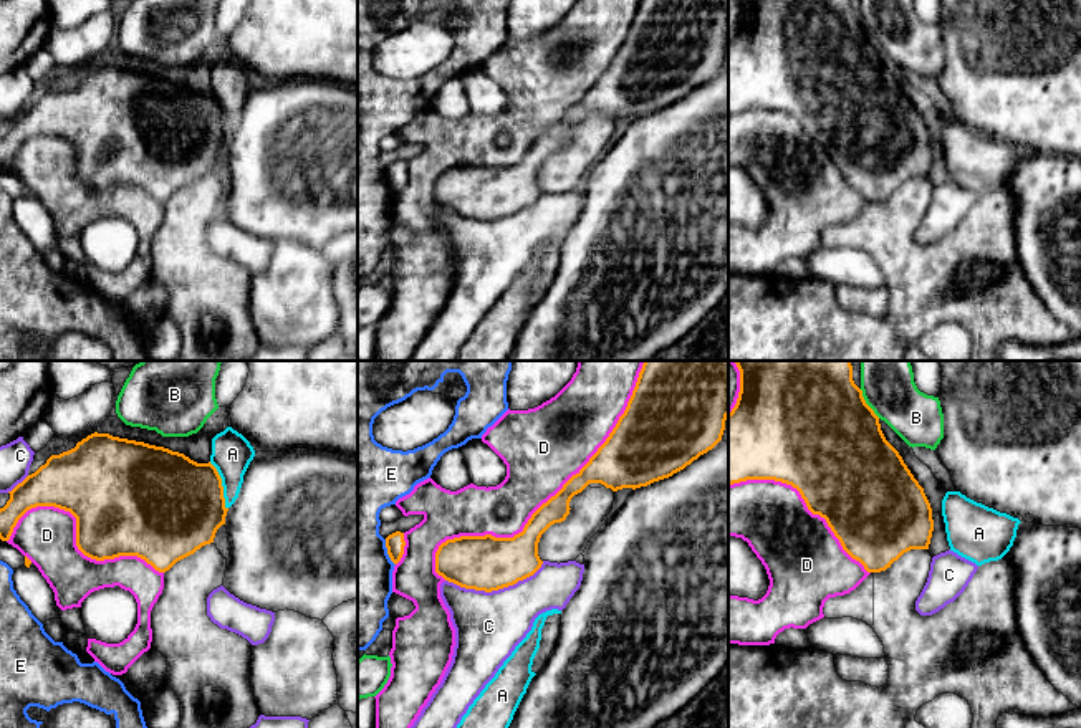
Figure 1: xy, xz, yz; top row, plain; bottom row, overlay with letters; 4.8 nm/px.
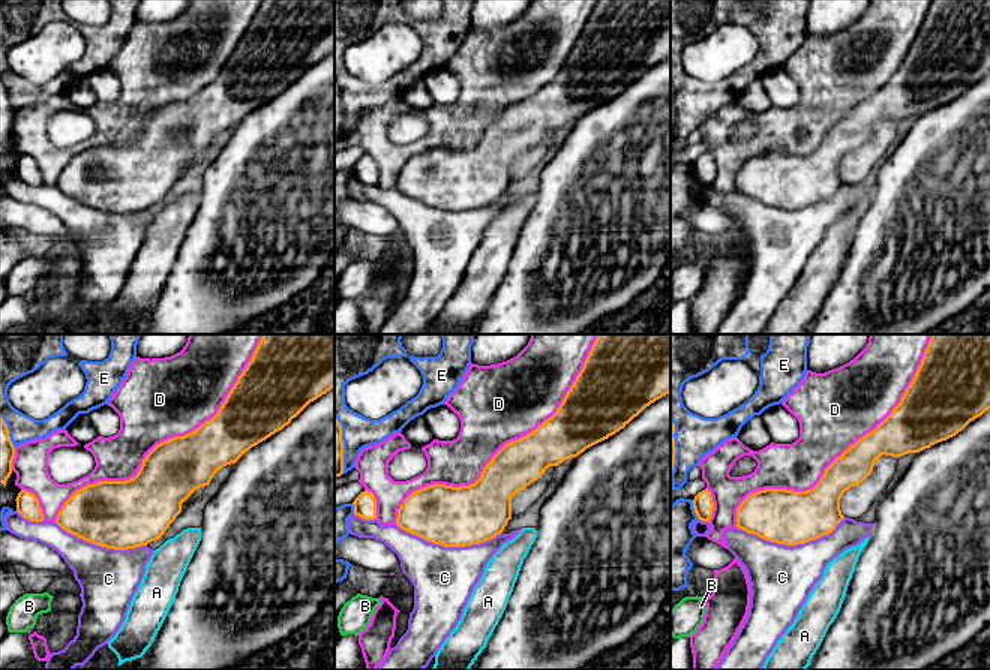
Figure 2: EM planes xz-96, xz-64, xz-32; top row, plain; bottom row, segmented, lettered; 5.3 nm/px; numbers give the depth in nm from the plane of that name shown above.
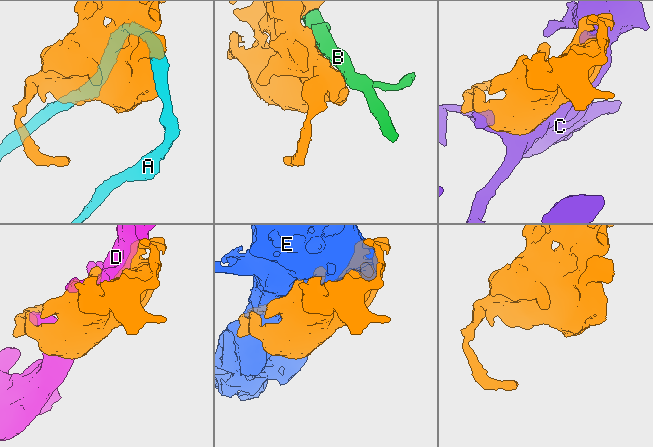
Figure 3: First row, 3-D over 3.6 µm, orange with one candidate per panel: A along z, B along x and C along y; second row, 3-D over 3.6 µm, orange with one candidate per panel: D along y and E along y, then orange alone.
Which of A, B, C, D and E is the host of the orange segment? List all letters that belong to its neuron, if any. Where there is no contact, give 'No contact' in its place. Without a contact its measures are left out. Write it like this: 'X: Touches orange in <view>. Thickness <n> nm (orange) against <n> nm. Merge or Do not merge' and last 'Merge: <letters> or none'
A: Touches orange in xy. Thickness 480 nm (orange) against 190 nm. Do not merge
B: Touches orange in yz. Thickness 500 nm (orange) against 260 nm. Do not merge
C: Touches orange in xz. Thickness 280 nm (orange) against 320 nm. Do not merge
D: Touches orange in xz. Thickness 140 nm (orange) against 380 nm. Do not merge
E: Touches orange in xz. Thickness 90 nm (orange) against 340 nm. Do not merge
Merge: none

